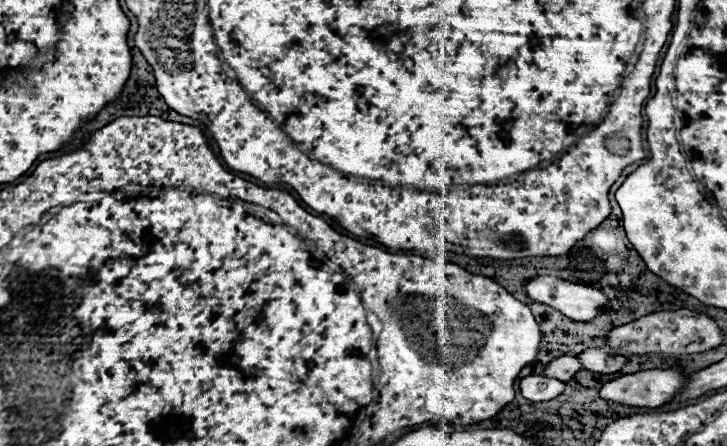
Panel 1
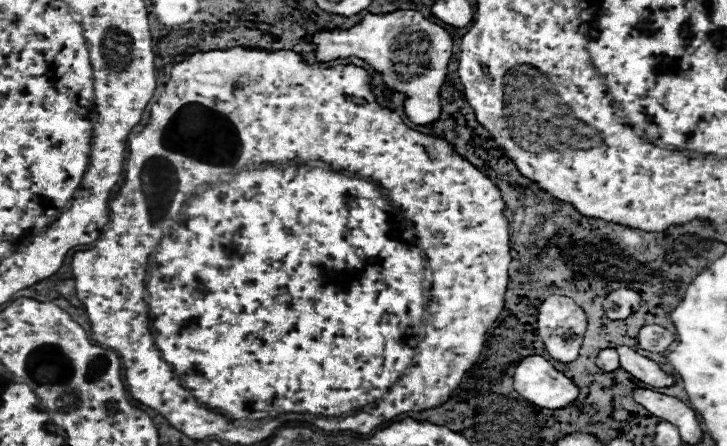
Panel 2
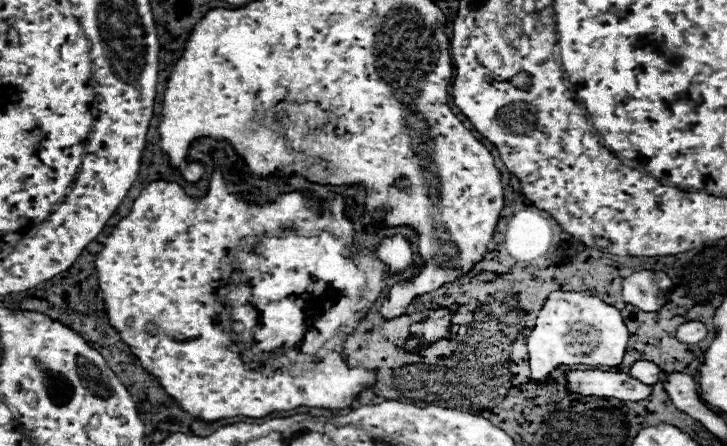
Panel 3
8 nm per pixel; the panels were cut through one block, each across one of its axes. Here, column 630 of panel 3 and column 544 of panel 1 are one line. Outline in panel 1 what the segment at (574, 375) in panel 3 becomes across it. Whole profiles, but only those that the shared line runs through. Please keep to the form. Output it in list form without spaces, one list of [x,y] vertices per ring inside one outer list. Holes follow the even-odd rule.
[[[528,376],[522,378],[520,384],[520,394],[530,400],[530,402],[546,402],[550,398],[556,398],[562,394],[564,390],[564,382],[558,382],[554,378],[546,378],[546,376]]]

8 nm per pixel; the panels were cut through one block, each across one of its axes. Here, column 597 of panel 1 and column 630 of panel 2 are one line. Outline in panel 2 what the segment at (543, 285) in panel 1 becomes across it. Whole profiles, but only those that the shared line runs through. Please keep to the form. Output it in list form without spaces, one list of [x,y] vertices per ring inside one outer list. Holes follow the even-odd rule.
[[[630,288],[612,290],[604,300],[604,312],[612,320],[624,320],[640,308],[640,294]]]

